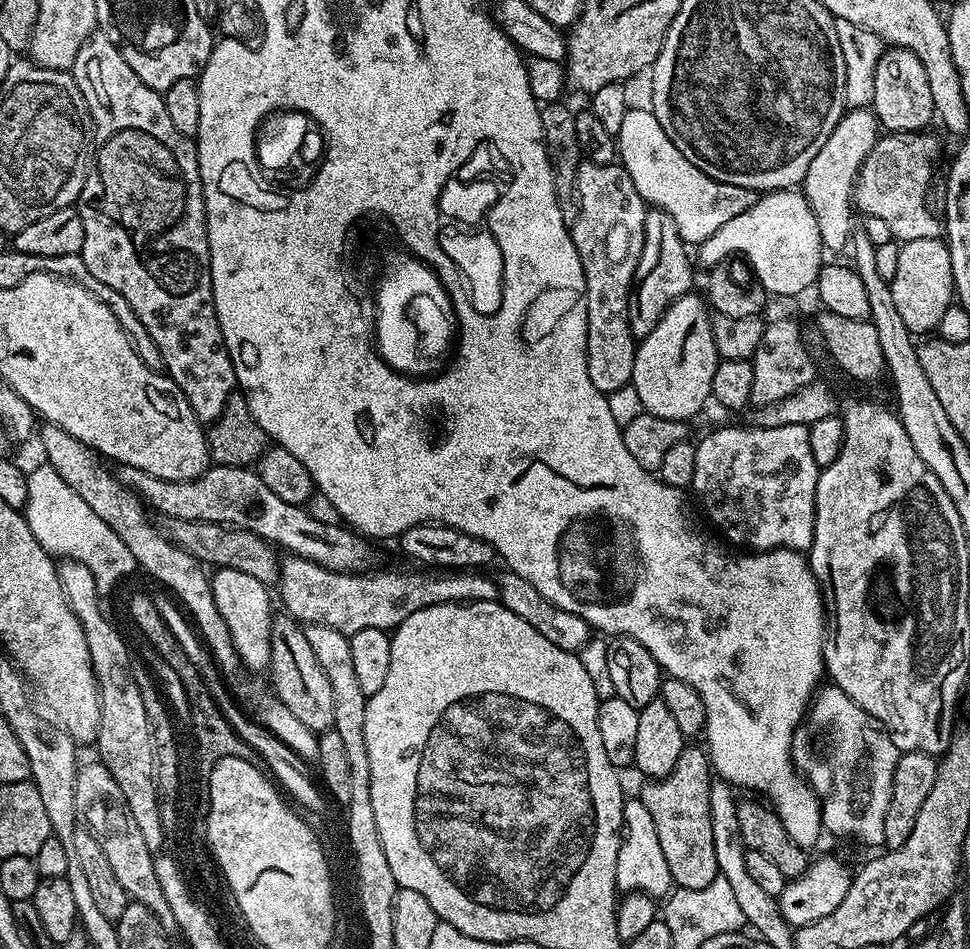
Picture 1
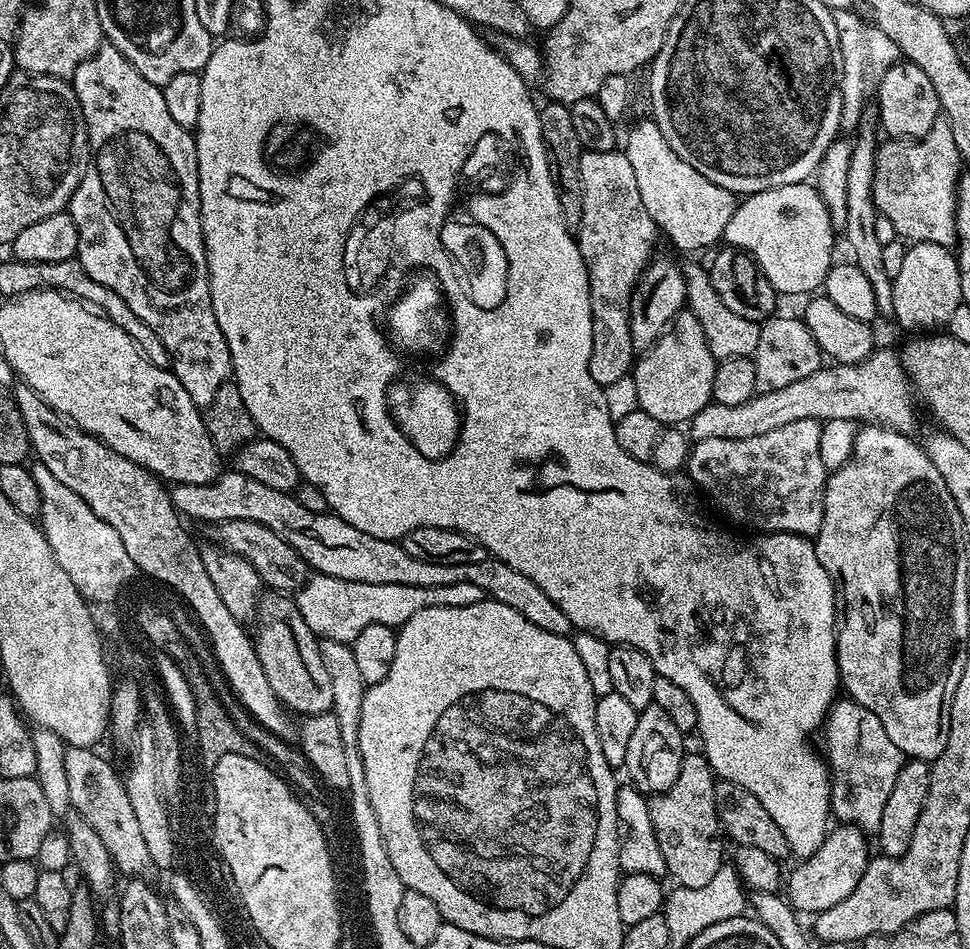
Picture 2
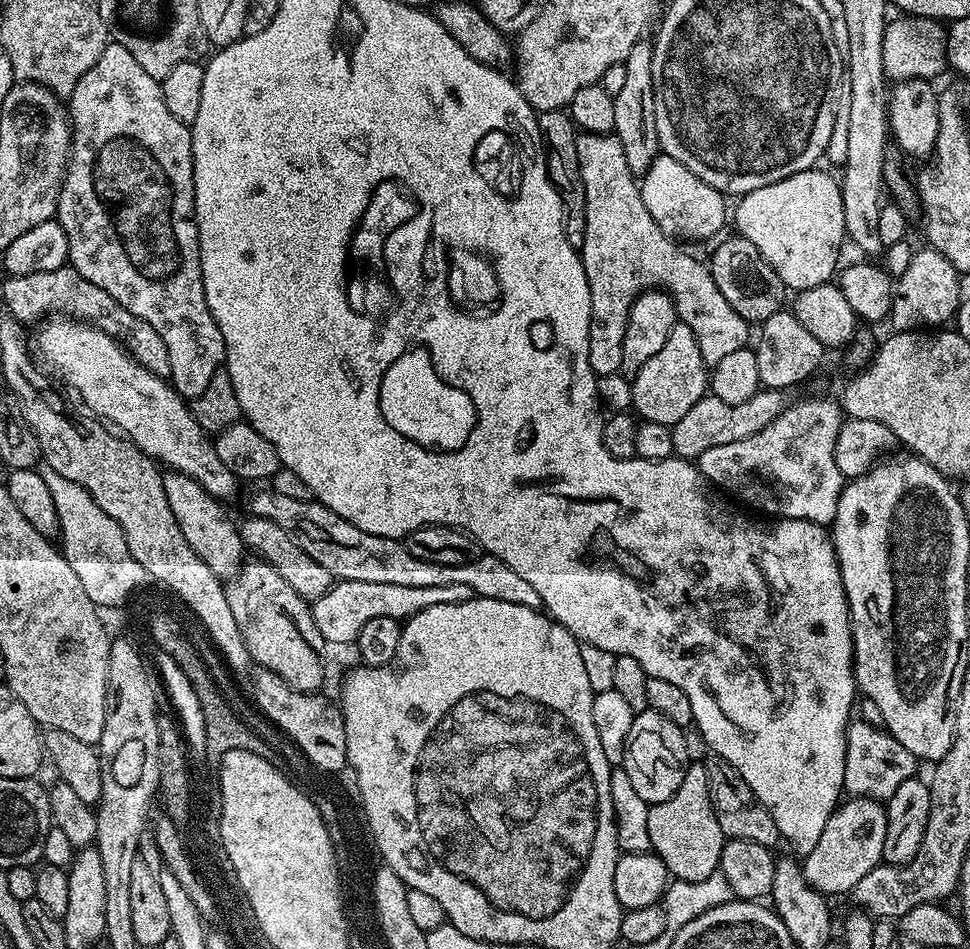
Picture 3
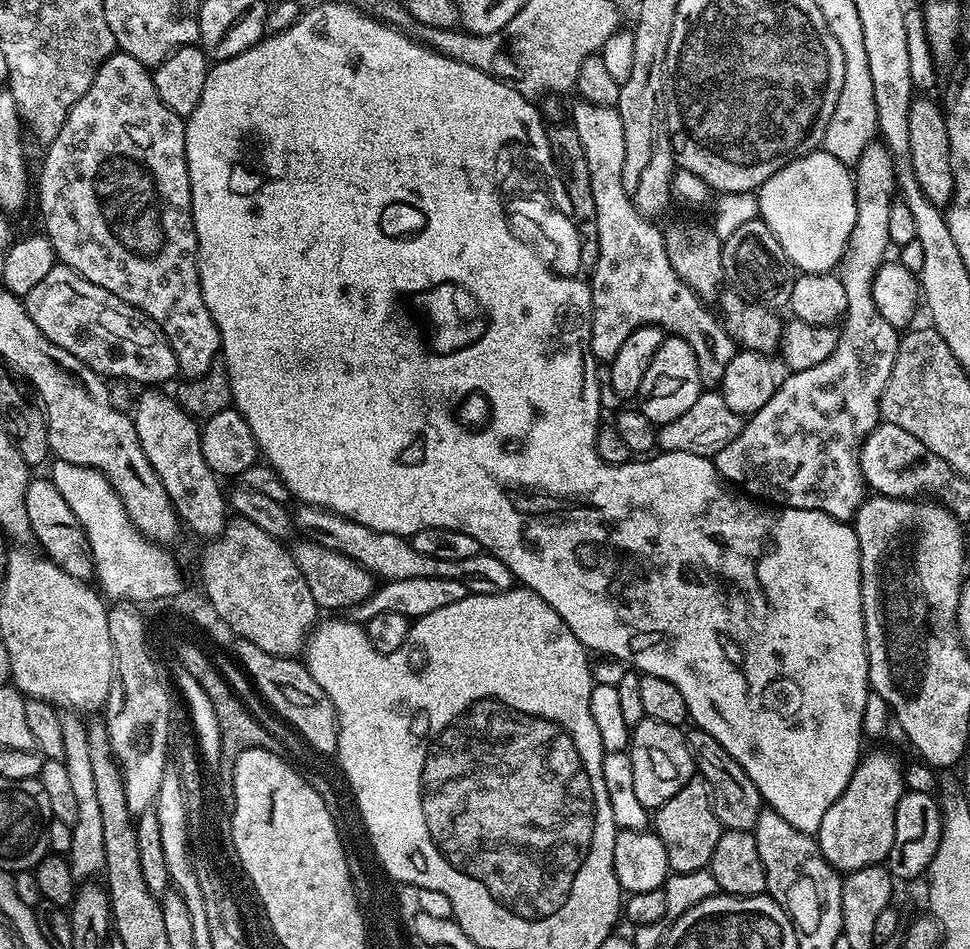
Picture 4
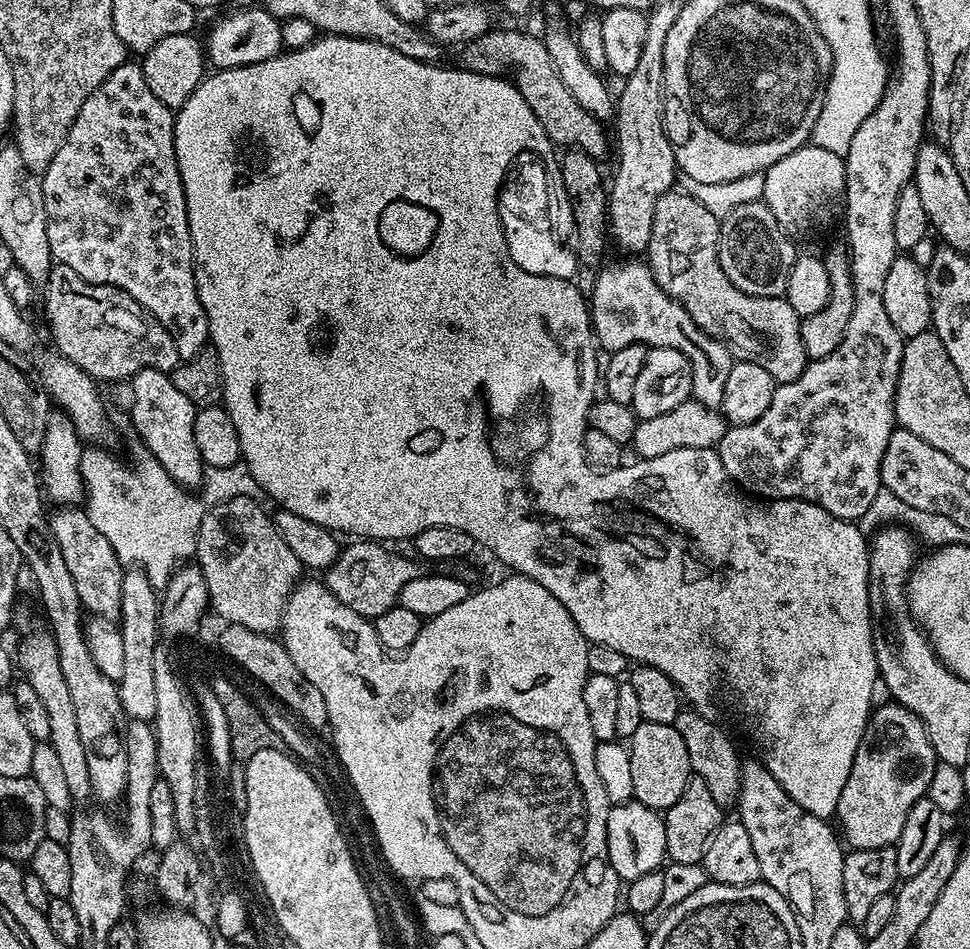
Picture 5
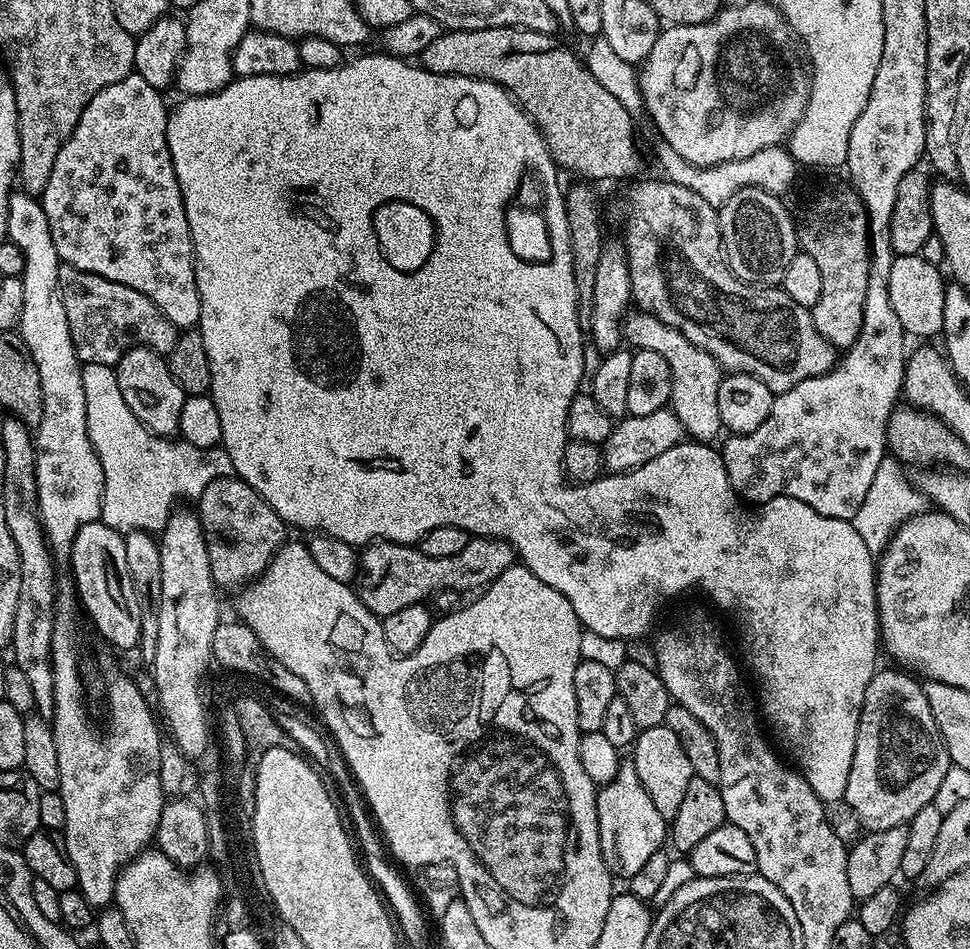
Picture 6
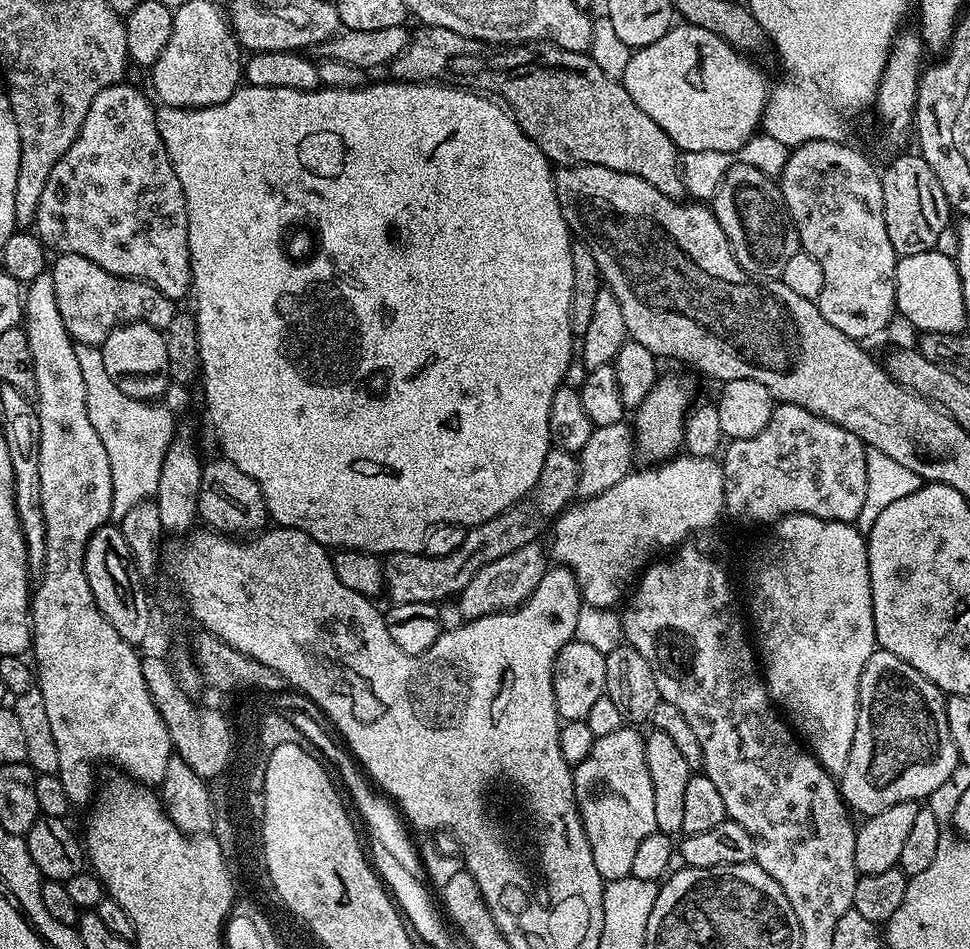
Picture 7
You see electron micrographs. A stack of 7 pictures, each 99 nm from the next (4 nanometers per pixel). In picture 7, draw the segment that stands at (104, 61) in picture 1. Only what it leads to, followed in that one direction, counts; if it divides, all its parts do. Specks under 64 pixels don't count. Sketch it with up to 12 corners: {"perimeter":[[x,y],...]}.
{"perimeter":[[102,90],[50,170],[57,253],[193,291],[182,182],[156,108]]}

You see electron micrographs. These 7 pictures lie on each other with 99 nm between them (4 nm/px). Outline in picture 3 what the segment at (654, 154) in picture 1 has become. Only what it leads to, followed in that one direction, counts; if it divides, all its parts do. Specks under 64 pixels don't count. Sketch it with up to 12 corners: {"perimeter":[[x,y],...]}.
{"perimeter":[[663,154],[640,185],[666,235],[725,231],[725,197]]}

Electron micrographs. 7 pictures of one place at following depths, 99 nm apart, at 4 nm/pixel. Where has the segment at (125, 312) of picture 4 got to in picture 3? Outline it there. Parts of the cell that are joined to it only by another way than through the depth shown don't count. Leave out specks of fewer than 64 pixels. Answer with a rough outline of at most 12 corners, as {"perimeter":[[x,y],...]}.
{"perimeter":[[76,268],[8,276],[11,319],[49,314],[116,337],[146,370],[169,375],[166,342]]}

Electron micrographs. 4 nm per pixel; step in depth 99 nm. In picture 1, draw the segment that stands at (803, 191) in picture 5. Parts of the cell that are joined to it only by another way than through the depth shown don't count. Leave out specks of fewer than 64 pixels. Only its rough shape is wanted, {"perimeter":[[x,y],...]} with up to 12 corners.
{"perimeter":[[796,190],[761,195],[698,245],[773,297],[813,287],[826,249]]}

